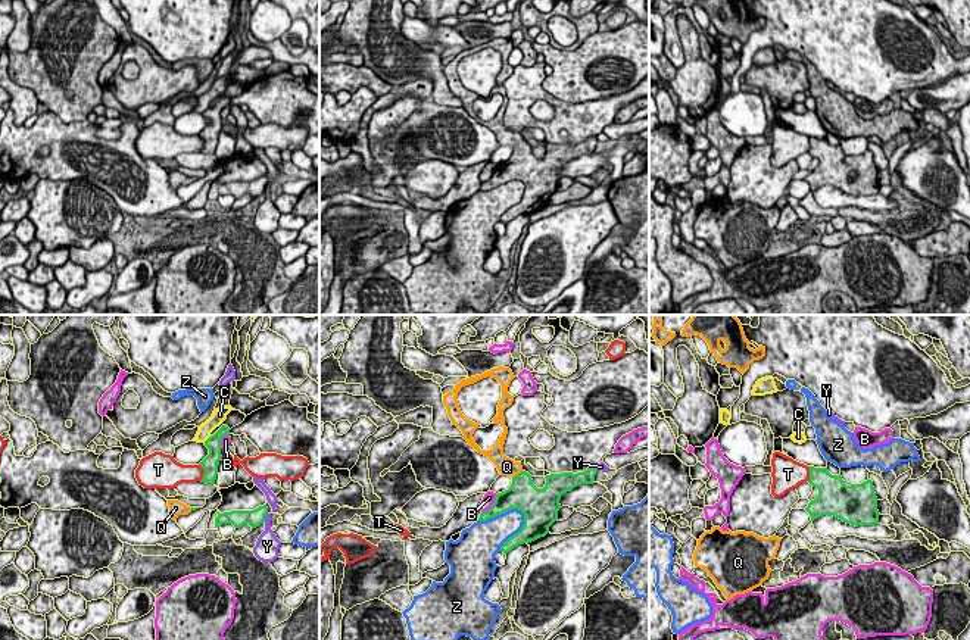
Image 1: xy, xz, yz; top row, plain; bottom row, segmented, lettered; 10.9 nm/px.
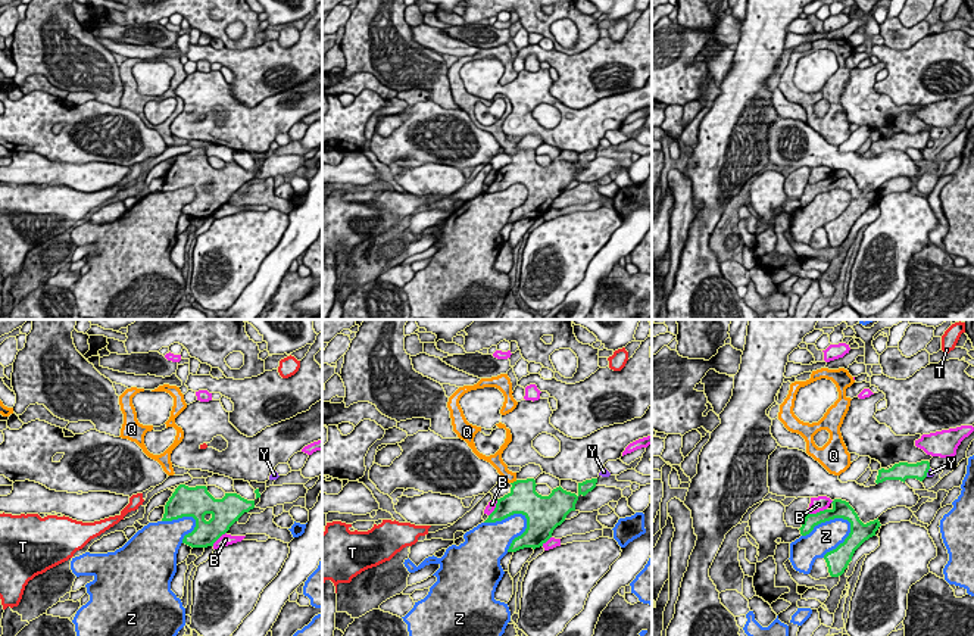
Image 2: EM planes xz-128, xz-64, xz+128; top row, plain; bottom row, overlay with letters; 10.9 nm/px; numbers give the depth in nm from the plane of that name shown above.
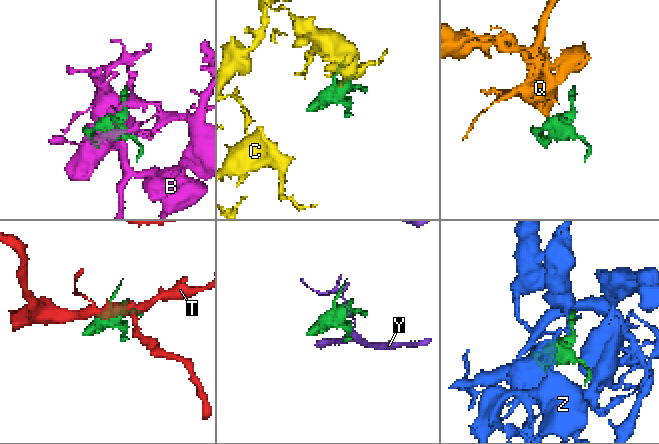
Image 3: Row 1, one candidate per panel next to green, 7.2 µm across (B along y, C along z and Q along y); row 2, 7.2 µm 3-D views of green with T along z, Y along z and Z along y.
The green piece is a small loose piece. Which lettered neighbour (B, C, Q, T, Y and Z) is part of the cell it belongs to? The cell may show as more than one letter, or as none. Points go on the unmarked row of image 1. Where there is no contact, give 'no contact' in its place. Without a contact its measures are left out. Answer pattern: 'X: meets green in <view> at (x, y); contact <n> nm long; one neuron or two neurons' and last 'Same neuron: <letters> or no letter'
B: meets green in xz at (492, 175); contact 280 nm long; two neurons
C: meets green in xy at (208, 109); contact 120 nm long; two neurons
Q: meets green in xz at (518, 144); contact 140 nm long; one neuron
T: meets green in xy at (205, 143); contact 190 nm long; two neurons
Y: meets green in xy at (265, 186); contact 120 nm long; two neurons
Z: meets green in xz at (520, 200); contact 500 nm long; two neurons
Same neuron: Q

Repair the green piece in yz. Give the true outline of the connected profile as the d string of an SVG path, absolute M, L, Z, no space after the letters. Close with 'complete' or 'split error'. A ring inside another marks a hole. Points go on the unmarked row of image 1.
M810 137L810 152L818 159L818 166L805 181L811 191L833 185L851 196L879 194L877 168L873 152L846 156L840 146L832 146L827 138Z | complete

